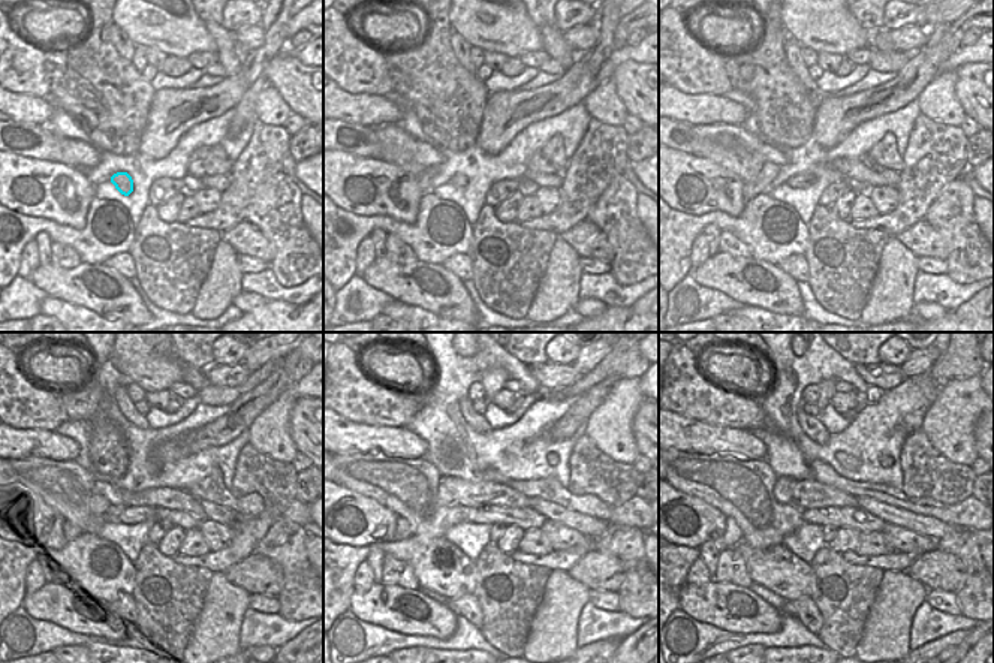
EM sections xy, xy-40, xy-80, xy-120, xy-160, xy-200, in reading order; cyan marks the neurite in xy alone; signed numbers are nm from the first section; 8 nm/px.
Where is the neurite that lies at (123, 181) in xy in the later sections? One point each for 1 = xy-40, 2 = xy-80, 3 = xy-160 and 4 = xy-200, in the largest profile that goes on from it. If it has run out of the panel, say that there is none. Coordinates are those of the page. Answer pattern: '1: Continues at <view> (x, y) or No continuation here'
1: Continues at xy-40 (458, 181)
2: Continues at xy-80 (803, 180)
3: Continues at xy-160 (526, 518)
4: Continues at xy-200 (858, 518)

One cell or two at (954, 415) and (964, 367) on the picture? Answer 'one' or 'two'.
two

